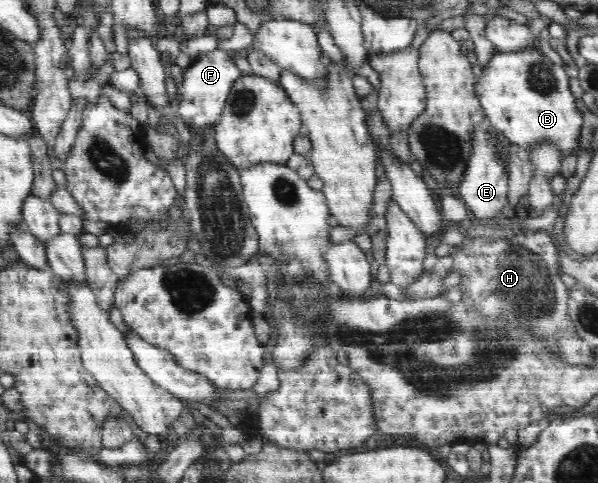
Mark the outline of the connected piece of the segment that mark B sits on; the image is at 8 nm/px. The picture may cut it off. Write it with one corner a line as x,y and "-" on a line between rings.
528,47
518,53
496,52
484,69
477,70
477,75
476,95
486,122
507,141
528,150
548,141
563,157
578,147
582,114
570,91
570,77
564,67
552,63
537,47

